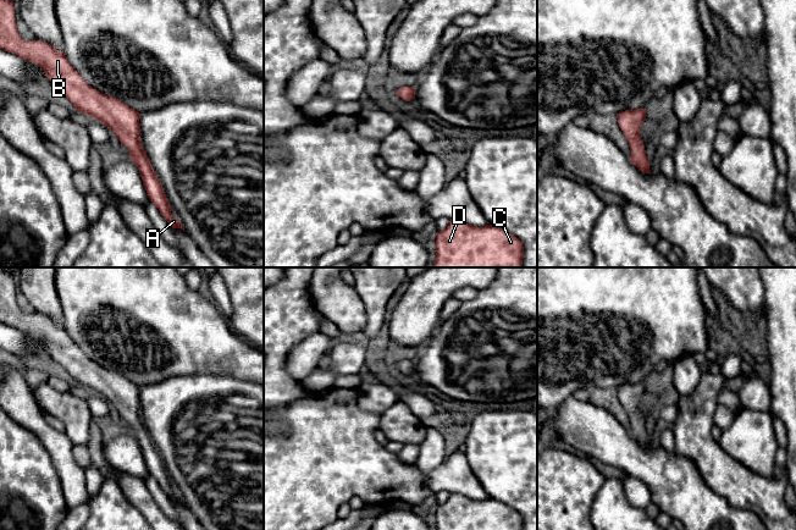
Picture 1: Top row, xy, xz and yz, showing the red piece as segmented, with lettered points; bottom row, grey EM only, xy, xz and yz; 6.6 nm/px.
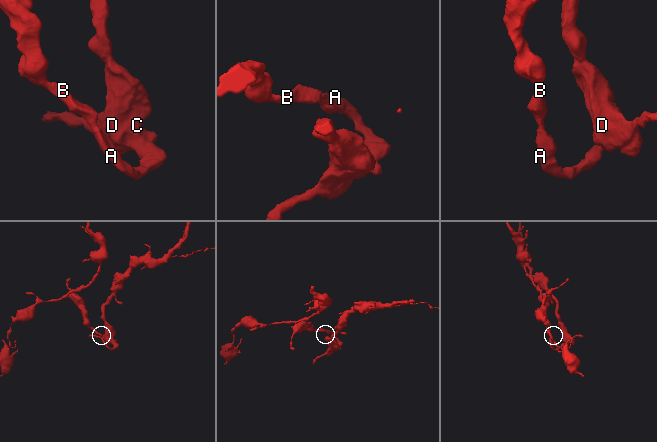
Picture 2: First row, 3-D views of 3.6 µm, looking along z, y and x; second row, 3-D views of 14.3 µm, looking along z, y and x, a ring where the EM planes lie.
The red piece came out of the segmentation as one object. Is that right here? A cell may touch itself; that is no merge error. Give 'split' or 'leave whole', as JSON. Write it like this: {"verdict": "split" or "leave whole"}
{"verdict": "split"}

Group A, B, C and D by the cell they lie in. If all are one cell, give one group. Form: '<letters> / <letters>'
A C D / B

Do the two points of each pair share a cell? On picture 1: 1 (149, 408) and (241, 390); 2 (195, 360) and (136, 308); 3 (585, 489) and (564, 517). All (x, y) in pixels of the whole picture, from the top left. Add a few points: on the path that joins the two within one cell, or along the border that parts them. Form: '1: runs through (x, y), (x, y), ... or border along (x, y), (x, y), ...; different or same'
1: runs through (172, 403), (217, 393); same
2: runs through (181, 346), (164, 329), (156, 327), (150, 323); same
3: runs through (578, 496), (568, 506), (568, 509); same

